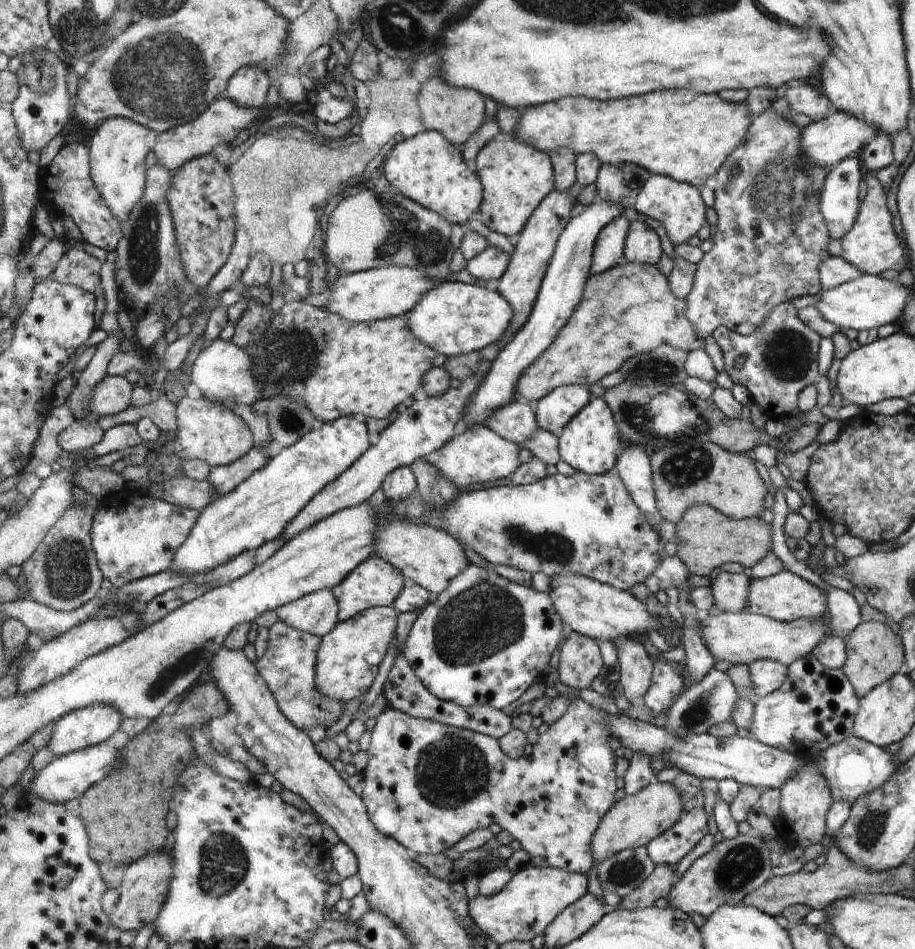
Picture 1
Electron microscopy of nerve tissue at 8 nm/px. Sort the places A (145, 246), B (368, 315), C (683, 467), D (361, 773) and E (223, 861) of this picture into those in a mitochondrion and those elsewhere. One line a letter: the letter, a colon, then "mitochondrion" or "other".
A: mitochondrion
B: other
C: mitochondrion
D: other
E: mitochondrion

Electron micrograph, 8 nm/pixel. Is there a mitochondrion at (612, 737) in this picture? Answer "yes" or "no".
no

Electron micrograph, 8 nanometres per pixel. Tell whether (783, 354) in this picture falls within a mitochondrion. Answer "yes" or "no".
yes

